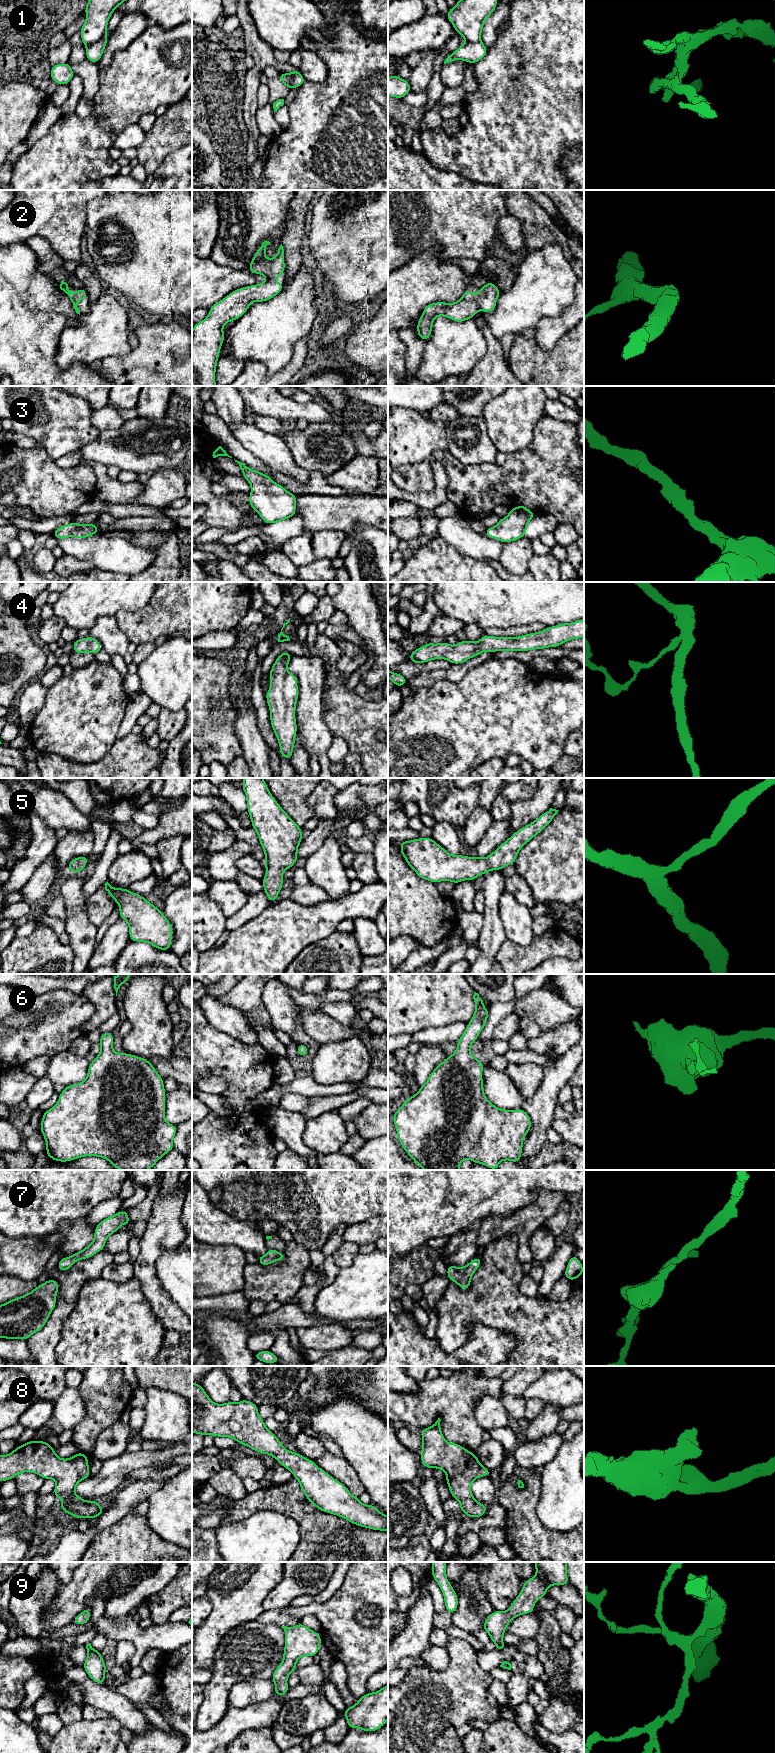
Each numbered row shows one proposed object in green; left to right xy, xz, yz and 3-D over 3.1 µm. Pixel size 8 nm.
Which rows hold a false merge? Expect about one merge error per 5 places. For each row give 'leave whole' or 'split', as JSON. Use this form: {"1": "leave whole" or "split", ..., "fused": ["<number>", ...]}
{"1": "split", "2": "leave whole", "3": "leave whole", "4": "leave whole", "5": "leave whole", "6": "leave whole", "7": "leave whole", "8": "leave whole", "9": "leave whole", "fused": ["1"]}

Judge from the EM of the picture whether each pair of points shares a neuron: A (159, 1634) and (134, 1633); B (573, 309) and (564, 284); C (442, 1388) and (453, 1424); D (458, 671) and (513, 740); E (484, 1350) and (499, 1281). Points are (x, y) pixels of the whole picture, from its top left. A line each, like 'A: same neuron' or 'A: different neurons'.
A: same neuron
B: different neurons
C: same neuron
D: different neurons
E: different neurons

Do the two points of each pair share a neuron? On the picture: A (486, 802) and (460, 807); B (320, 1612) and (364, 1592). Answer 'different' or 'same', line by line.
A: different
B: same

